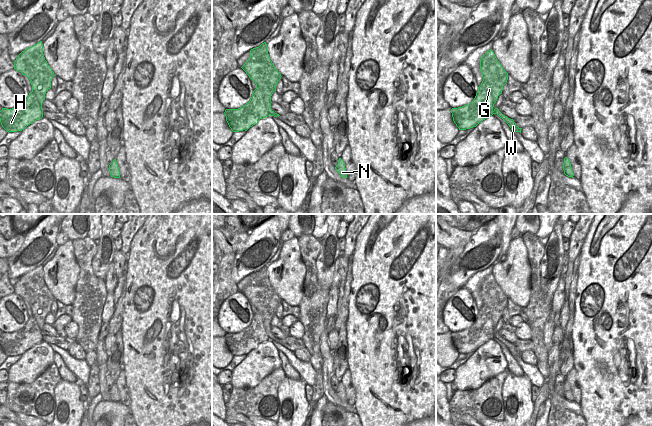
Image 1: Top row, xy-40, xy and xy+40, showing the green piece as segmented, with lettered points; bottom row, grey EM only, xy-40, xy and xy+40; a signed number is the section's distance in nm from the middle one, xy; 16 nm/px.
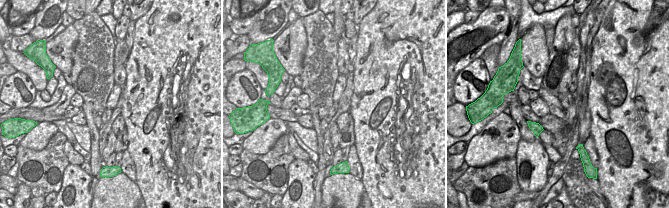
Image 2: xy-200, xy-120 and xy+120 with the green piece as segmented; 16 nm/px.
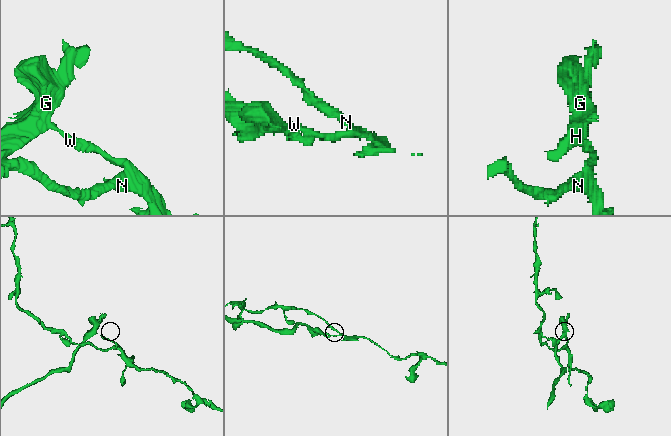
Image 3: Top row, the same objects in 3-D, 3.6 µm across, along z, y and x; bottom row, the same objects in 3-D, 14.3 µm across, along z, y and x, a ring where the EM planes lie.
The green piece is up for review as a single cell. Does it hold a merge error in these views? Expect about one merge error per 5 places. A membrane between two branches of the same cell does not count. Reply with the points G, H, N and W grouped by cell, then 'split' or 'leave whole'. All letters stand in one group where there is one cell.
G H / N W; split

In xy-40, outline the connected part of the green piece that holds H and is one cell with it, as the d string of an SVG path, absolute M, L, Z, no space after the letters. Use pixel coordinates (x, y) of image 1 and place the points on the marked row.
M42 41L22 51L13 63L14 69L29 78L32 91L20 106L0 111L1 125L8 133L22 131L43 117L42 103L55 76L45 60Z

